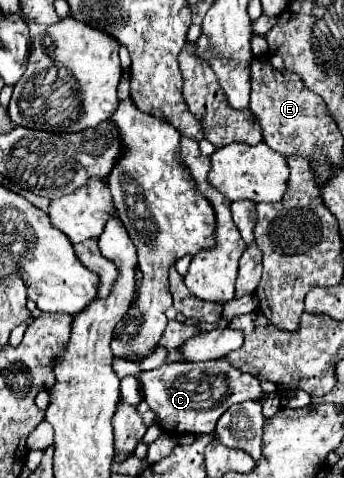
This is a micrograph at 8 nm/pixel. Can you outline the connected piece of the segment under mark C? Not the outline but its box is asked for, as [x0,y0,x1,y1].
[141,359,265,437]

